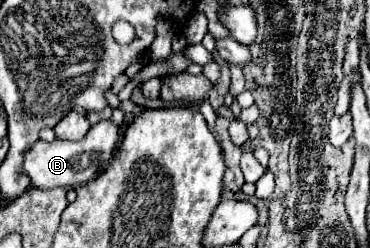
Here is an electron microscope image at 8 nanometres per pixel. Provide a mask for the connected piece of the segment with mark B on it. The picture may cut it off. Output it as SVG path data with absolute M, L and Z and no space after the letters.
M100 121L90 127L84 139L80 141L38 141L24 157L24 173L30 177L32 185L38 189L54 189L54 187L78 187L98 177L98 173L108 167L112 161L118 143L122 139L122 131L114 121Z

